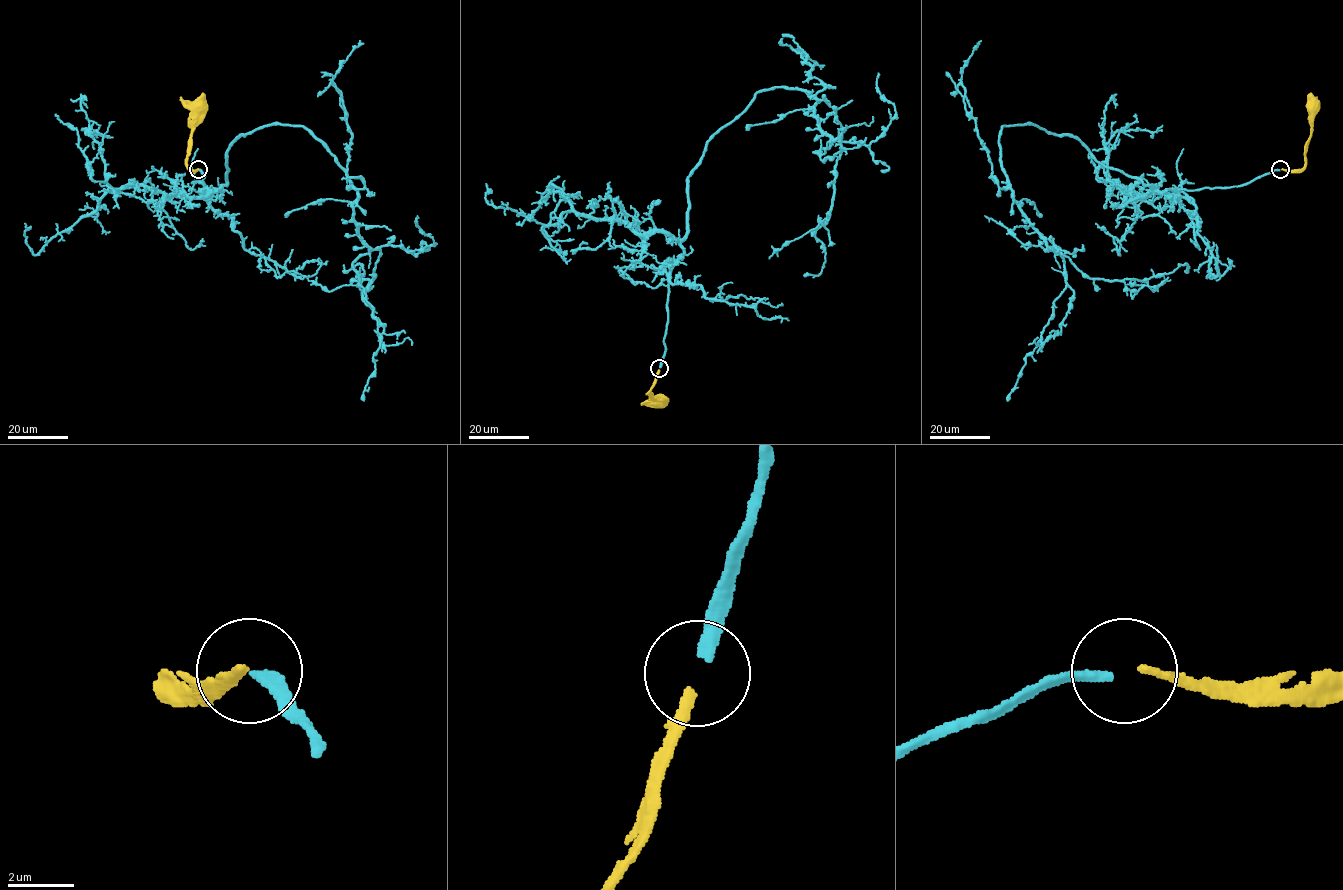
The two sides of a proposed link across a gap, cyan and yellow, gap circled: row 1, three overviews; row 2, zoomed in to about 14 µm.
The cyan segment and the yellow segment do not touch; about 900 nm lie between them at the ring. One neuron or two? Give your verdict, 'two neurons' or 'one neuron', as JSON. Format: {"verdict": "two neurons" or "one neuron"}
{"verdict": "two neurons"}

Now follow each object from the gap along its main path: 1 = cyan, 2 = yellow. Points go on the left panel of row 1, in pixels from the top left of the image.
1: (198, 170), (222, 191), (227, 149), (272, 124), (334, 157), (381, 336), (364, 401)
2: (198, 169), (192, 170), (186, 165), (195, 106)

